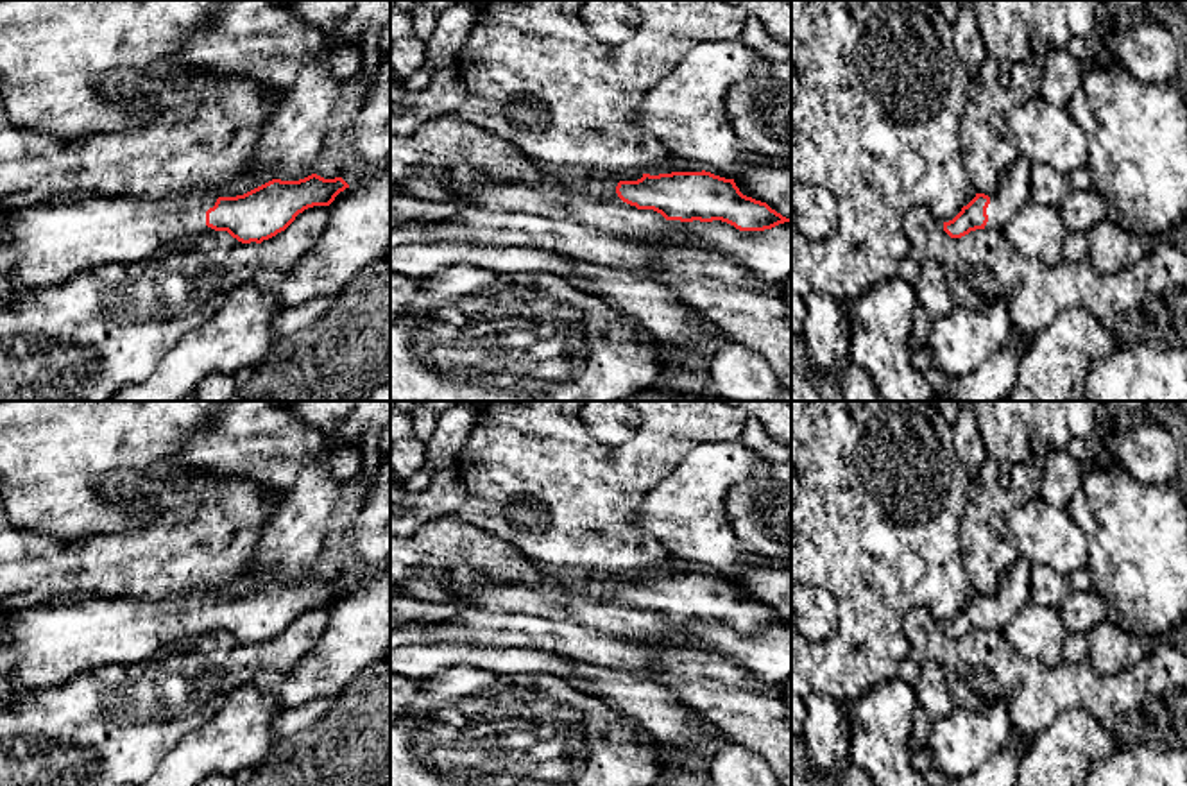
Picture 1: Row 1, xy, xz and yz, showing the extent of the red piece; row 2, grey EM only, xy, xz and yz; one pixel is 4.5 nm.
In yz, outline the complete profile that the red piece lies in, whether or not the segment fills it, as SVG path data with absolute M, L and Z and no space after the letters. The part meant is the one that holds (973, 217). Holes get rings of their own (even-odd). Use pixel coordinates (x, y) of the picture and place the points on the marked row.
M1019 154L1015 163L1001 175L992 195L976 193L960 213L944 222L951 238L961 238L976 229L1003 231L1013 215L1029 202L1031 159Z

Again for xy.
M312 174L299 181L272 179L236 197L211 192L174 193L163 199L64 192L13 209L11 236L0 245L0 252L14 252L20 258L13 281L38 292L104 265L150 260L168 247L201 242L215 231L227 231L242 243L261 243L285 231L304 209L329 206L346 188L349 184L342 177L324 179Z

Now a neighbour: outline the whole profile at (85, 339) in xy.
M313 206L261 243L242 243L227 231L215 231L201 242L168 247L150 260L104 265L27 294L11 308L0 308L0 401L107 401L122 387L145 381L165 353L184 333L208 320L229 292L251 281L260 269L290 269L328 231L329 206Z

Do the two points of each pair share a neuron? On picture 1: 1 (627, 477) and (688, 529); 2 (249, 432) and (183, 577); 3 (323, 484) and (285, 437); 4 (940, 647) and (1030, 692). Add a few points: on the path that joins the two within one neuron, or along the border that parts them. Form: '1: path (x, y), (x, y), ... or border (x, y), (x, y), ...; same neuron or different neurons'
1: border (679, 464), (641, 500), (641, 530); different neurons
2: border (228, 477), (247, 477), (271, 486); different neurons
3: border (342, 482), (324, 464), (312, 461), (280, 491); different neurons
4: path (962, 659), (985, 661), (1008, 675); same neuron

